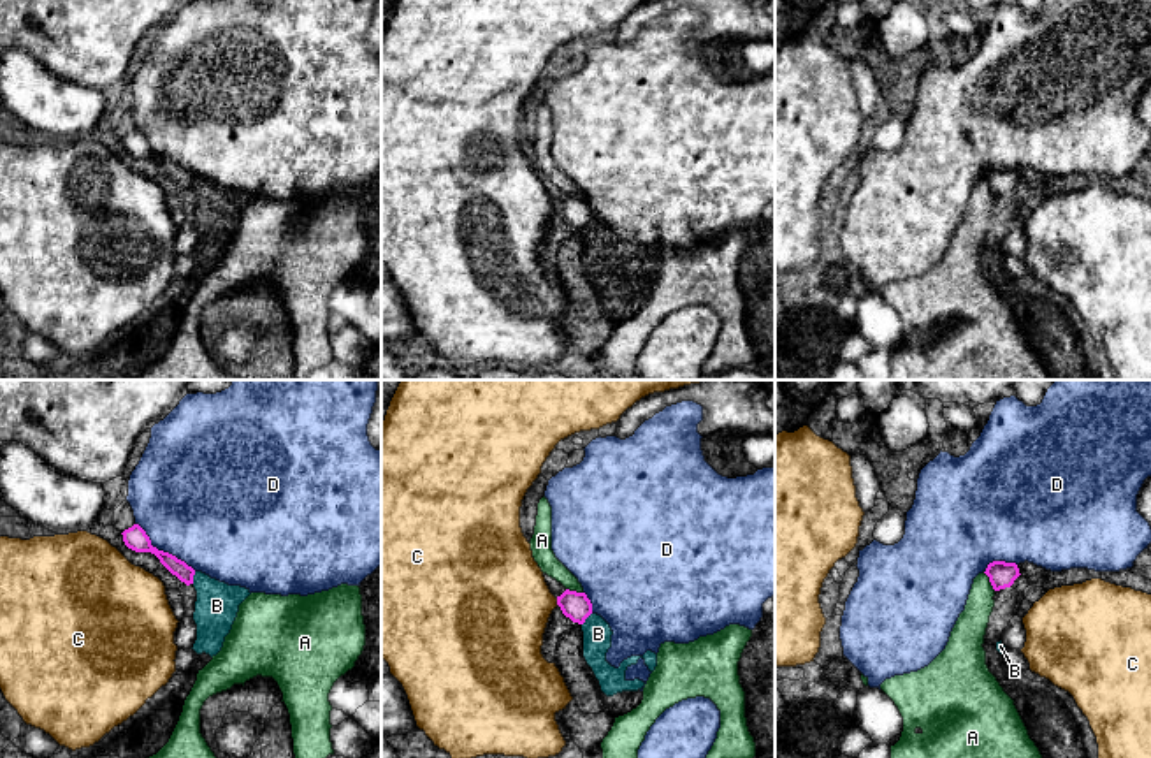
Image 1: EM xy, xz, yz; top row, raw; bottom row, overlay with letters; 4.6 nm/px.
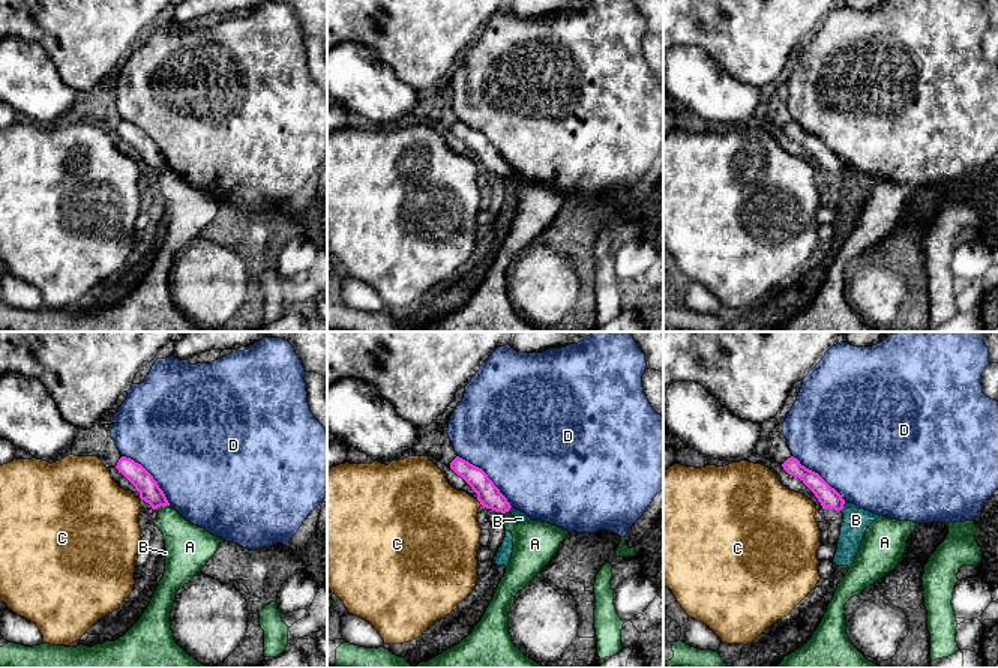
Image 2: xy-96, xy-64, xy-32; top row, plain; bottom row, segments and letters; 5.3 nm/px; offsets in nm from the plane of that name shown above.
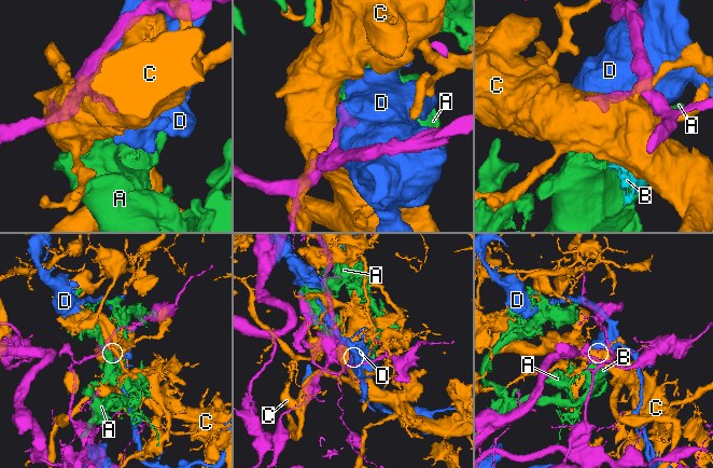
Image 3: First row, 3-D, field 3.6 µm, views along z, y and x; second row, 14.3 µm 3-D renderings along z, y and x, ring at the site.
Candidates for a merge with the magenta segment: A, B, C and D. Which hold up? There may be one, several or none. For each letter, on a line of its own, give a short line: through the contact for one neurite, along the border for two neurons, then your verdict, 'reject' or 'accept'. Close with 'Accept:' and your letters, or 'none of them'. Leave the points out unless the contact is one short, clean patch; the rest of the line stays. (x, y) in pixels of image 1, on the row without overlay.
A: line yz (983, 178), (995, 196); reject
B: line xy (195, 178), (192, 189); reject
C: reject
D: reject
Accept: none of them

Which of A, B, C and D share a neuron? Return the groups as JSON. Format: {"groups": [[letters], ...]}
{"groups": [["A"], ["B"], ["C"], ["D"]]}

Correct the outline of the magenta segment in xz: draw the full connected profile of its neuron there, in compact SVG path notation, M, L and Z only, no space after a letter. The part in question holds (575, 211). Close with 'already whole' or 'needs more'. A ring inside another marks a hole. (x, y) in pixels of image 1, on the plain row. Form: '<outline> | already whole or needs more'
M566 195L561 202L557 202L557 211L566 223L578 230L583 230L592 220L592 209L585 199Z | already whole

